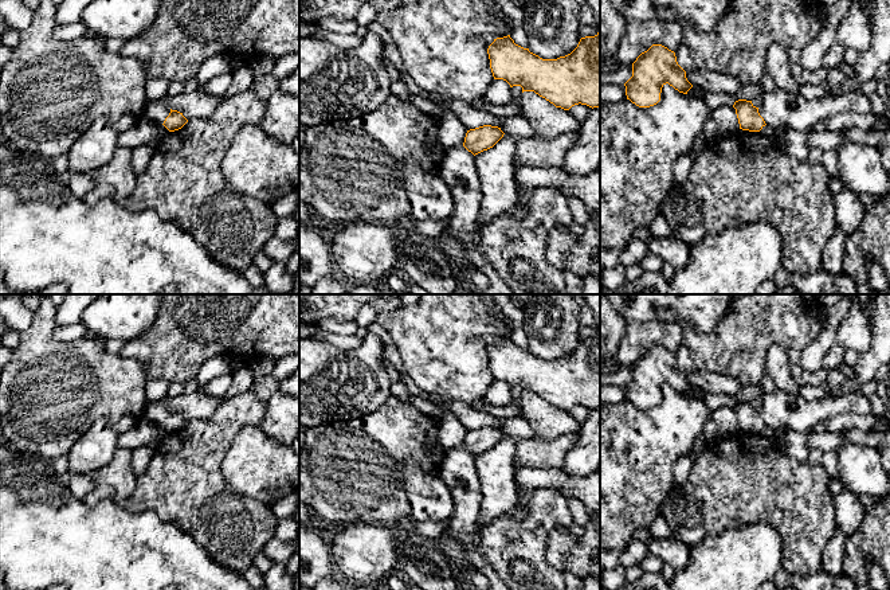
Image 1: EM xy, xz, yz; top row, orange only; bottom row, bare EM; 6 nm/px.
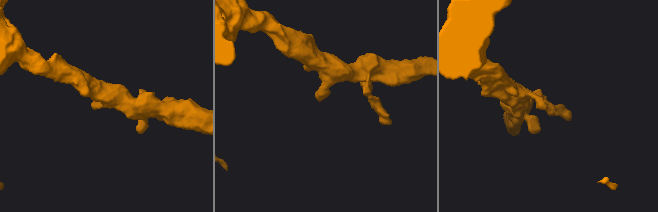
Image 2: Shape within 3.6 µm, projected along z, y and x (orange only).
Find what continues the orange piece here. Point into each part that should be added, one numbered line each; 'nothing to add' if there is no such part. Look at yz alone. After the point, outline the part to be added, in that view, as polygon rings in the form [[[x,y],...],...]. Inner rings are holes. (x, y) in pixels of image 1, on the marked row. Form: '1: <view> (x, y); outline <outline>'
1: yz (779, 108); outline [[[776,89],[760,97],[758,108],[767,125],[772,128],[785,126],[787,130],[797,132],[813,129],[819,121],[826,121],[838,113],[867,114],[871,110],[870,99],[856,90],[842,95],[807,99],[799,91]]]

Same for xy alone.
1: xy (157, 110); outline [[[165,98],[149,101],[145,110],[145,117],[150,118],[156,124],[164,124],[169,116],[170,108]]]

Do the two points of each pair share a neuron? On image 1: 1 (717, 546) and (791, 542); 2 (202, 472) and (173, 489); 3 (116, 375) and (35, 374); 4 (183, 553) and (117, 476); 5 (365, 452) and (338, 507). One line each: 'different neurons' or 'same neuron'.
1: different neurons
2: same neuron
3: same neuron
4: different neurons
5: same neuron

